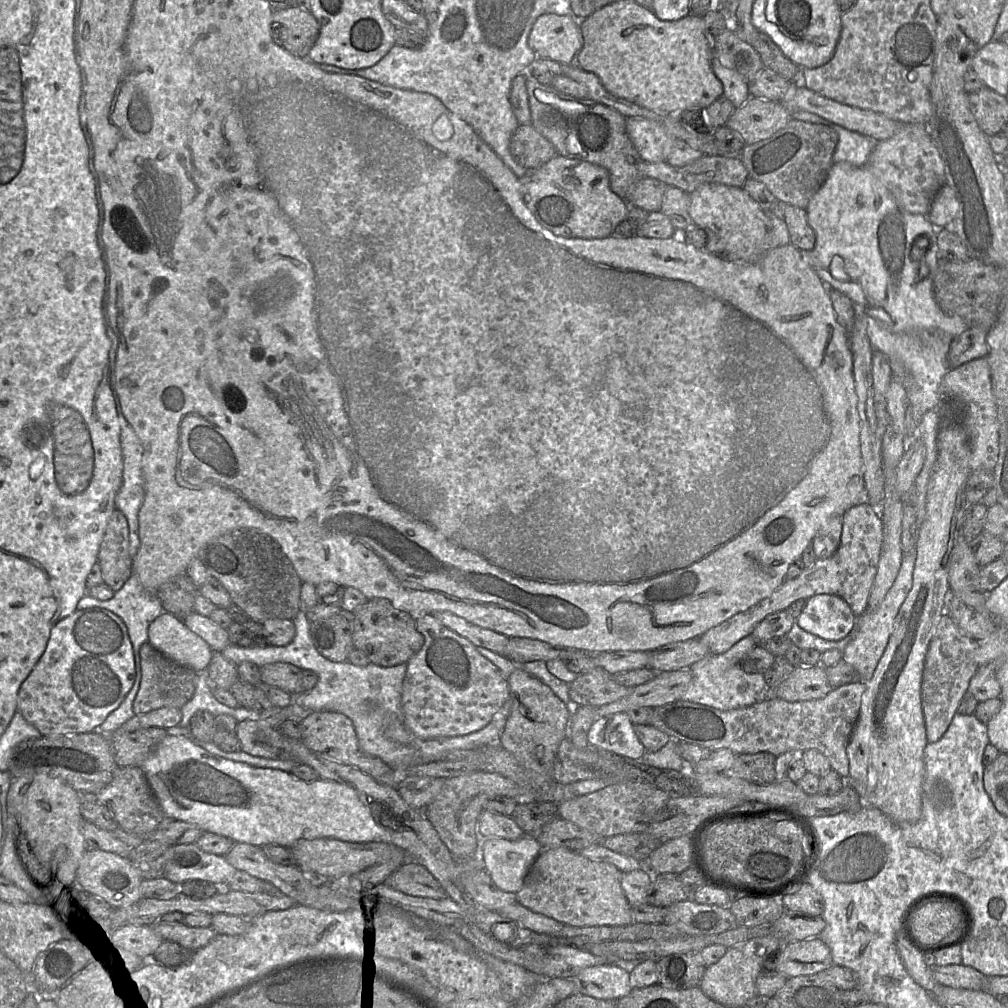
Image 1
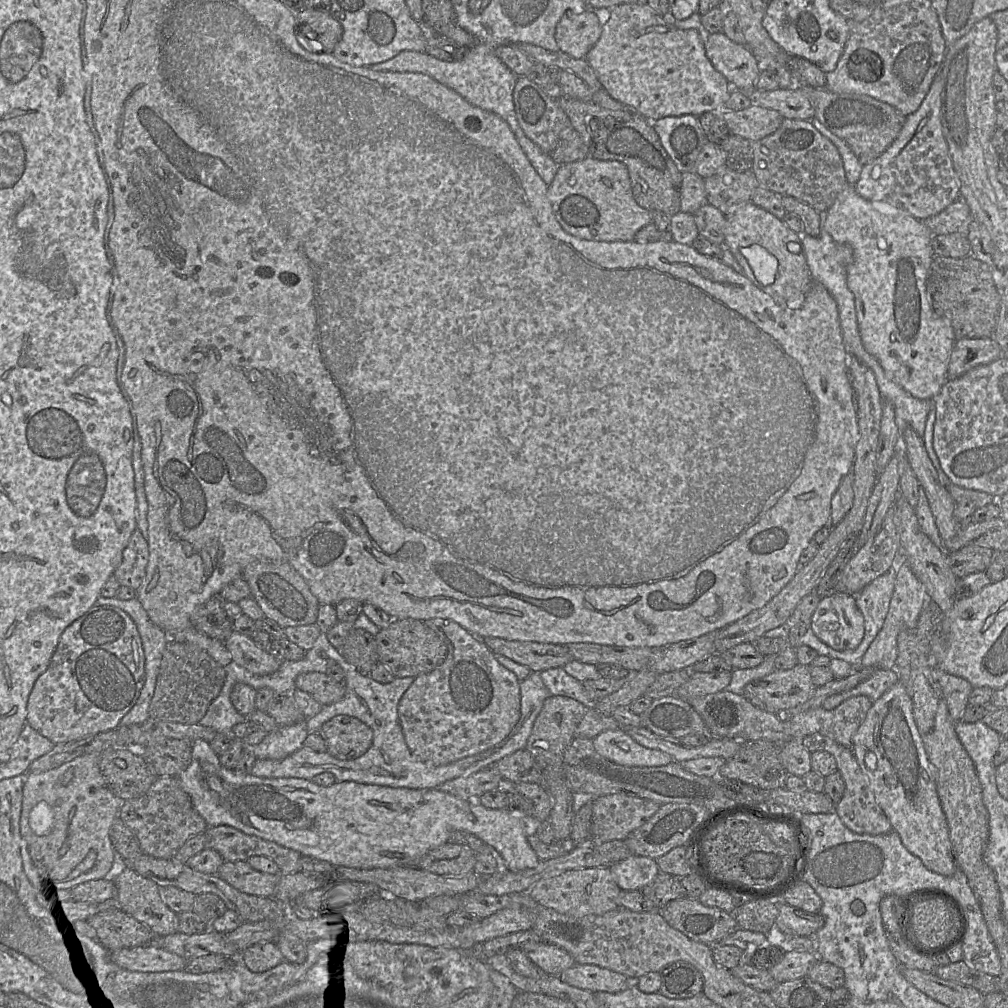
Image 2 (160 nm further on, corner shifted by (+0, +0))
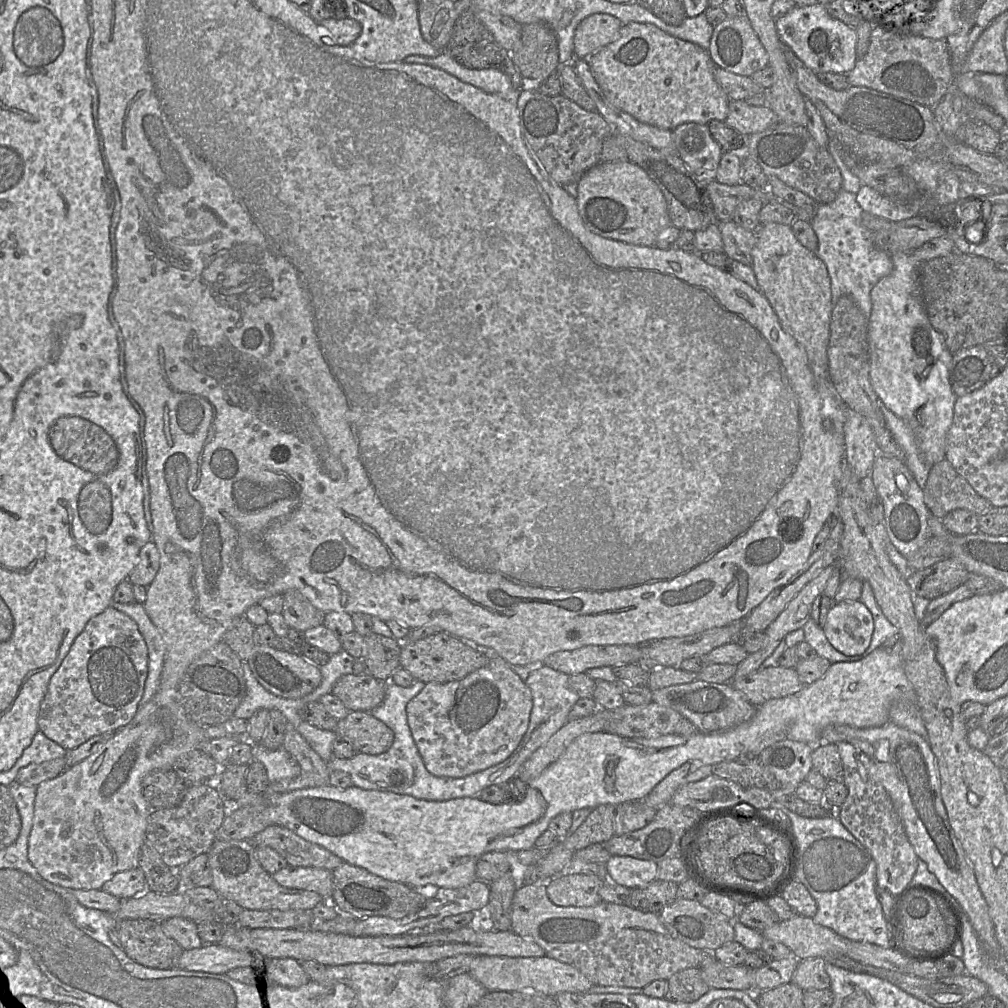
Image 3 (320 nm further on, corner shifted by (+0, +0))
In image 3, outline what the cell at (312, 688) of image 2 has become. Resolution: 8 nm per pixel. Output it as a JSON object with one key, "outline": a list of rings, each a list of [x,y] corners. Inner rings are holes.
{"outline":[[[348,674],[334,685],[332,694],[338,697],[350,711],[370,712],[385,697],[386,681],[370,674]]]}

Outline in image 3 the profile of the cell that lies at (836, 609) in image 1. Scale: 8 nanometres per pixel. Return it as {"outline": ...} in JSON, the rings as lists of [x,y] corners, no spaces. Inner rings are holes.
{"outline":[[[860,600],[834,602],[823,625],[831,645],[847,656],[862,654],[870,645],[874,620]]]}

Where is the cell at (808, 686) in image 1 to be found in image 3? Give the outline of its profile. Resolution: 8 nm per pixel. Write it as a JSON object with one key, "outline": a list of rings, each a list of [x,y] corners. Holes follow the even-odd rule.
{"outline":[[[782,666],[759,668],[743,678],[732,679],[730,683],[756,707],[770,699],[795,694],[804,687],[795,668]]]}

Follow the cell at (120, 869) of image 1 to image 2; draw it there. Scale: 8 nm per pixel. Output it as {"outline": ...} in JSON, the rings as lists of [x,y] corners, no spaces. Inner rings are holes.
{"outline":[[[127,867],[113,878],[116,905],[146,925],[156,937],[178,932],[178,916],[164,902],[161,887]]]}

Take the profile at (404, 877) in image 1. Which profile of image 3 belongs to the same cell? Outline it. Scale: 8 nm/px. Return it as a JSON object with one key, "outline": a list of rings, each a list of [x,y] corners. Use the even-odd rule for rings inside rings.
{"outline":[[[535,881],[516,890],[511,906],[511,930],[536,942],[547,956],[576,967],[595,985],[643,988],[654,980],[668,980],[678,971],[699,967],[707,952],[710,952],[673,938],[658,913],[605,901],[590,907],[557,906],[547,895],[547,884]]]}

